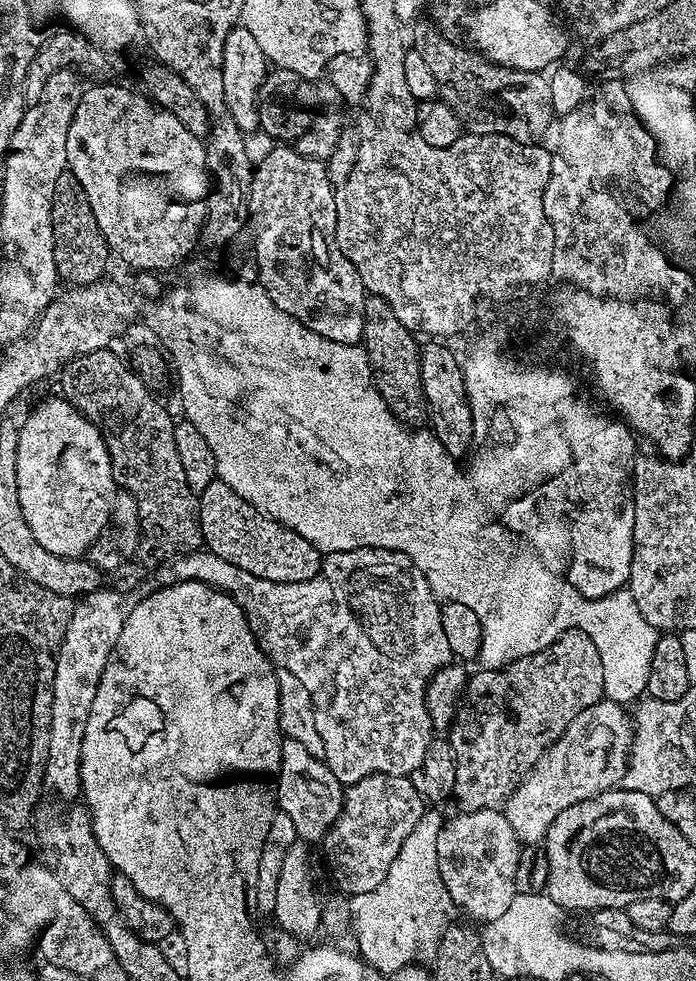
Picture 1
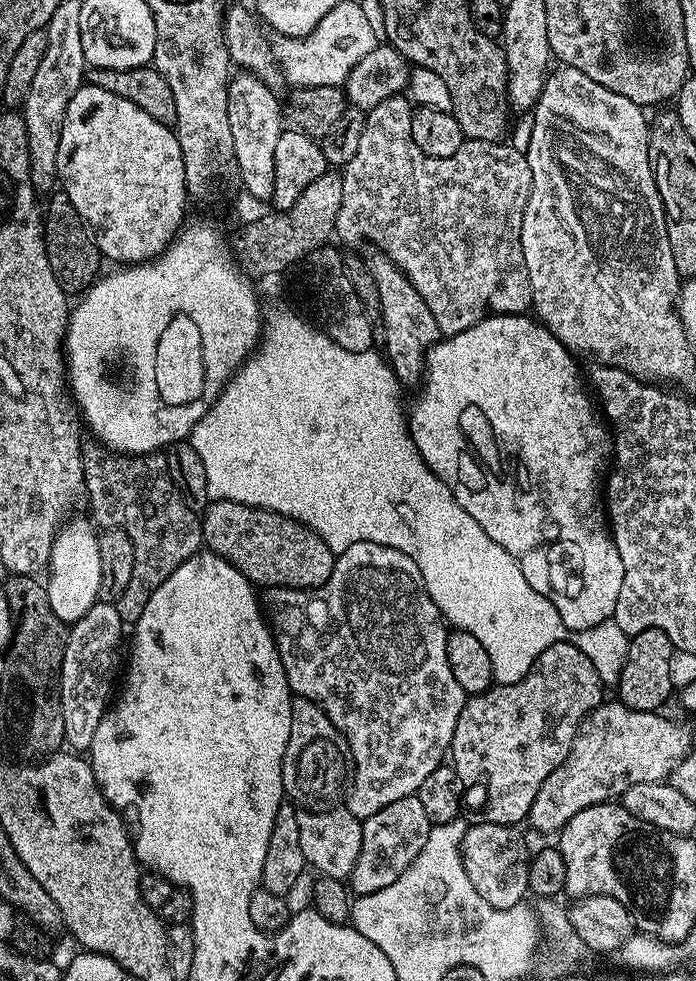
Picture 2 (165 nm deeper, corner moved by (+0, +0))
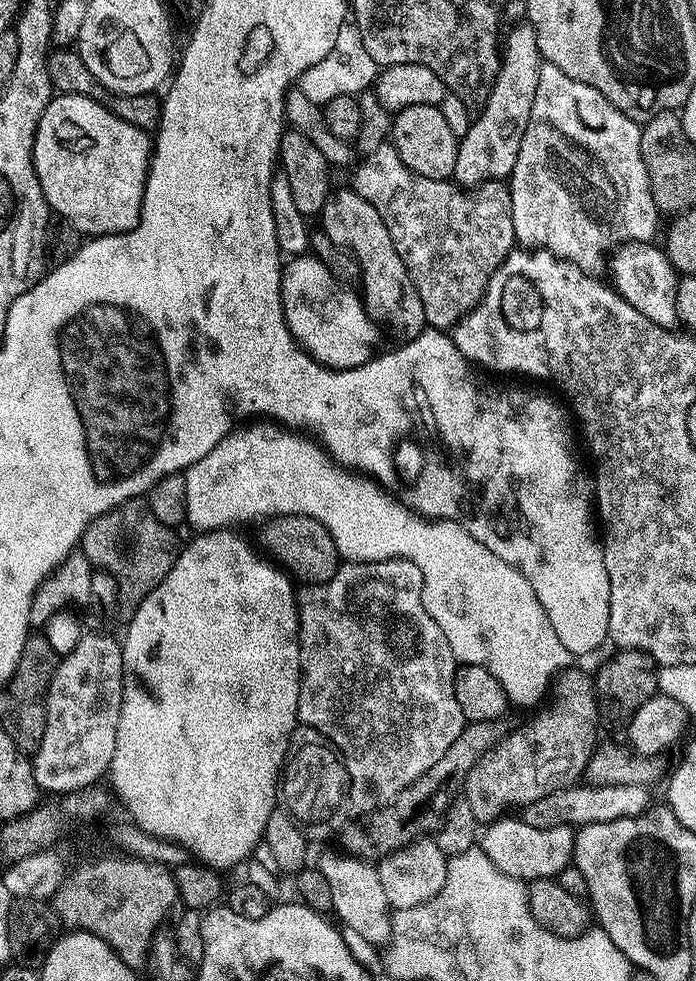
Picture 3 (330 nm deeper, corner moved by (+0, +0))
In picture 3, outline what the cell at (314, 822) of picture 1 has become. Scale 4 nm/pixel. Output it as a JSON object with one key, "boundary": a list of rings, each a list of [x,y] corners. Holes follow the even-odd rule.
{"boundary":[[[324,852],[318,861],[320,872],[326,874],[326,882],[330,882],[330,890],[334,894],[332,912],[335,919],[349,933],[357,932],[368,944],[383,945],[392,933],[392,919],[386,890],[382,890],[380,876],[367,859],[344,852]]]}

